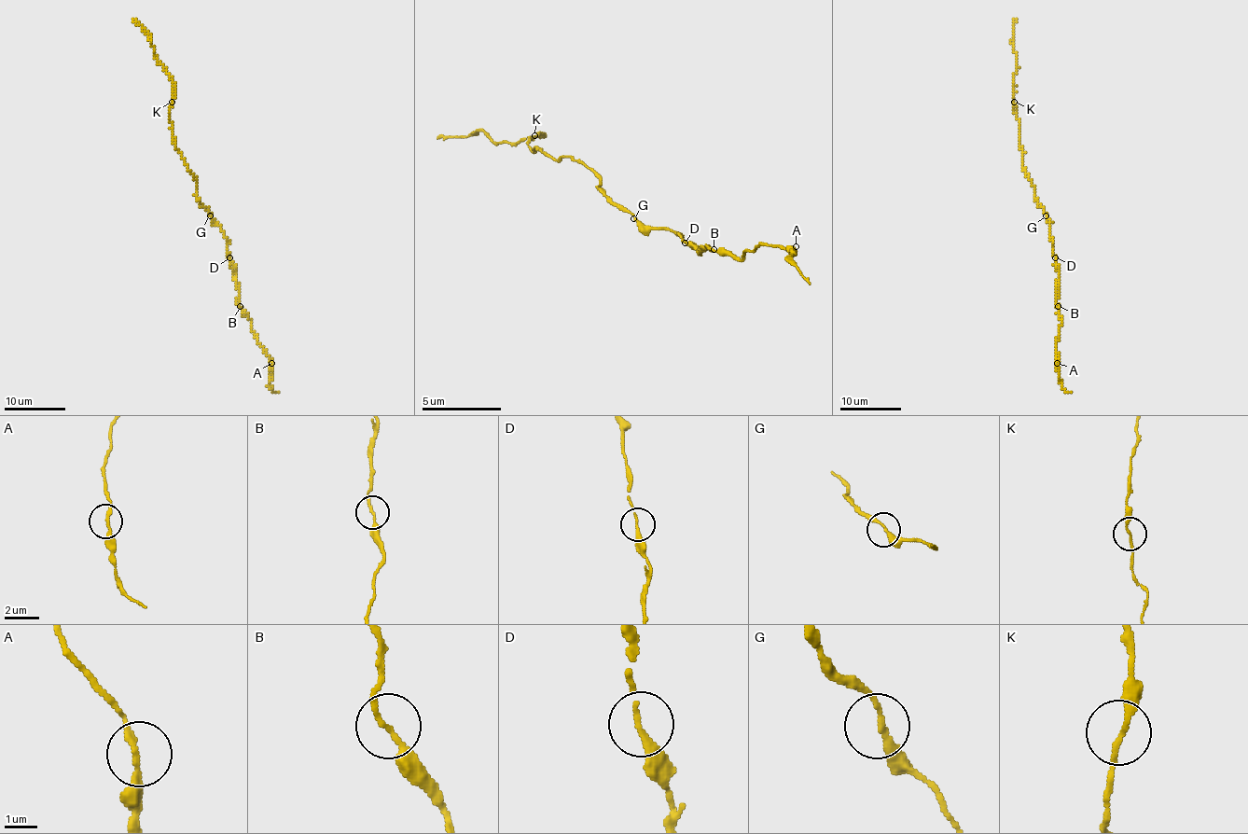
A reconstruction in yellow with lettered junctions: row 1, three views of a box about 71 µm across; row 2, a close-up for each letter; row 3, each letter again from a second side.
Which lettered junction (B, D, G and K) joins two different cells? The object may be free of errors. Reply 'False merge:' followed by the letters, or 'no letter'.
False merge: no letter

